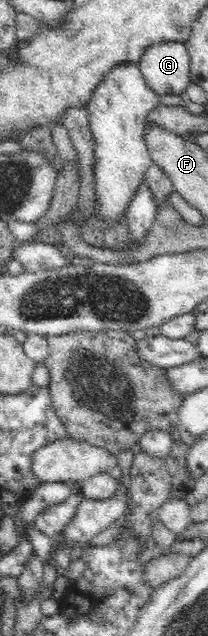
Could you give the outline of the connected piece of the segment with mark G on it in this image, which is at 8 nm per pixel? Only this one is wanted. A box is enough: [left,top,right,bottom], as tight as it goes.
[138,42,190,97]

